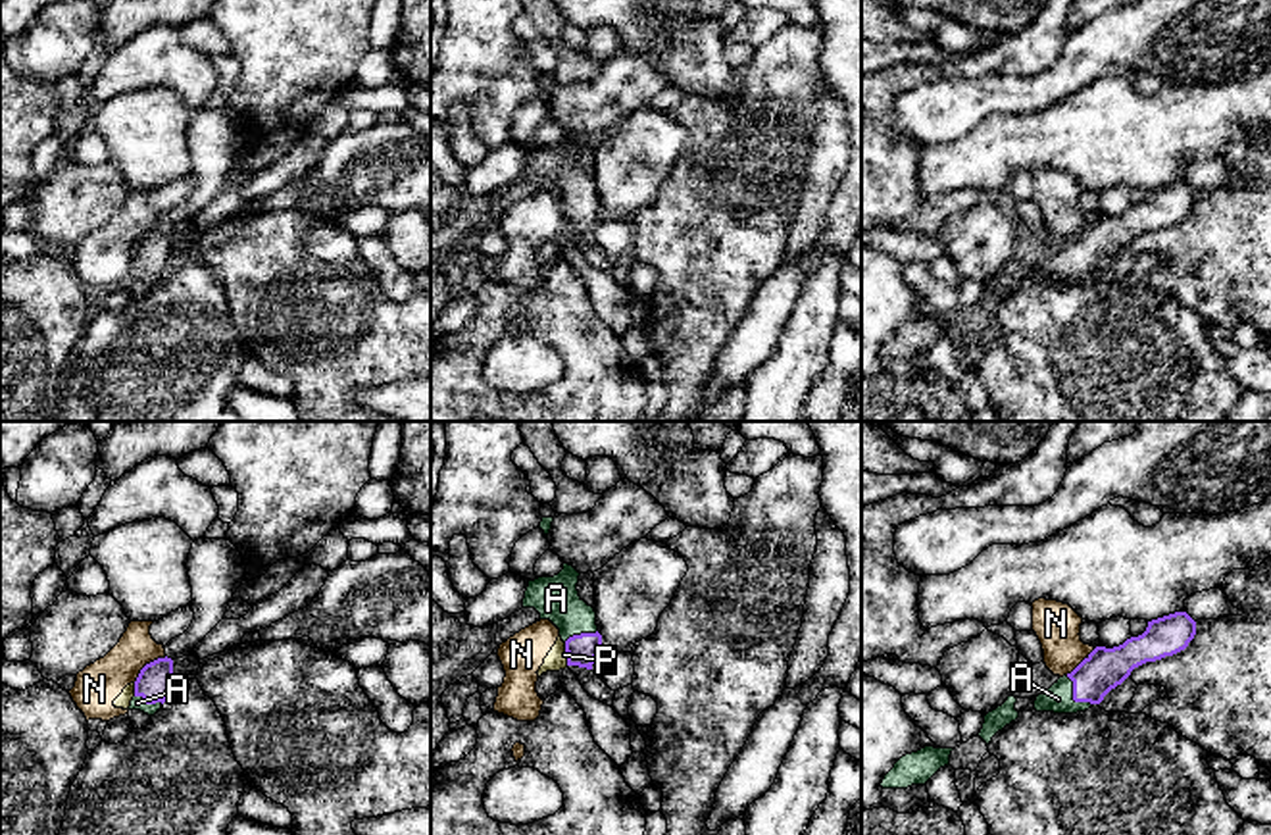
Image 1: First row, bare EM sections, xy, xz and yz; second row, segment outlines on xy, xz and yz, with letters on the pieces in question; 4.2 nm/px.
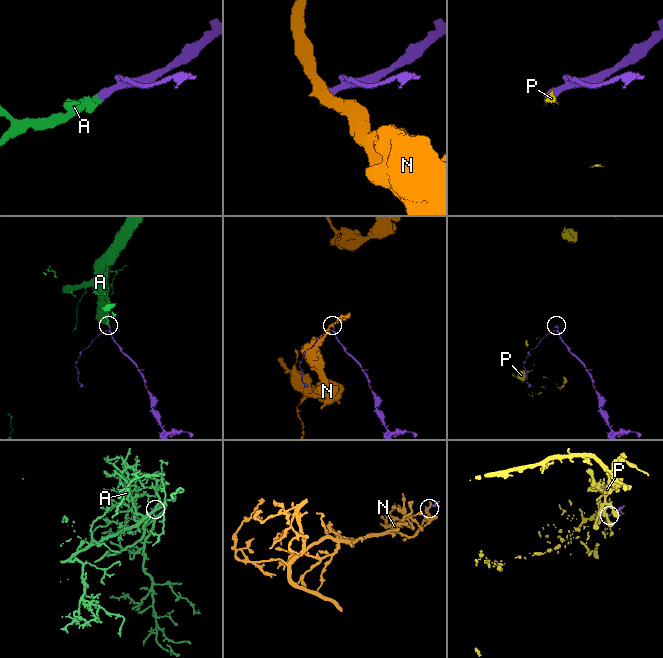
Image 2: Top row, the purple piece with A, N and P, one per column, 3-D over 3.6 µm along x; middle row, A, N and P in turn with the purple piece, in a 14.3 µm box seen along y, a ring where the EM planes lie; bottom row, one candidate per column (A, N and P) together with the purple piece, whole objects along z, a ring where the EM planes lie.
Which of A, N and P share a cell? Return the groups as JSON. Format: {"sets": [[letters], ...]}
{"sets": [["A"], ["N", "P"]]}

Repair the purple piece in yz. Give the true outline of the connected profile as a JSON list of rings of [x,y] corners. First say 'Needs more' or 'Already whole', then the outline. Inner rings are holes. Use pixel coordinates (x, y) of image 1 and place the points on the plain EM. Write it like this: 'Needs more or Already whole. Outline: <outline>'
Needs more. Outline: [[[1186,181],[1152,189],[1142,204],[1131,206],[1119,215],[1096,215],[1071,242],[1036,266],[1034,279],[1084,281],[1092,273],[1100,273],[1134,237],[1184,219],[1194,204],[1196,190]]]

